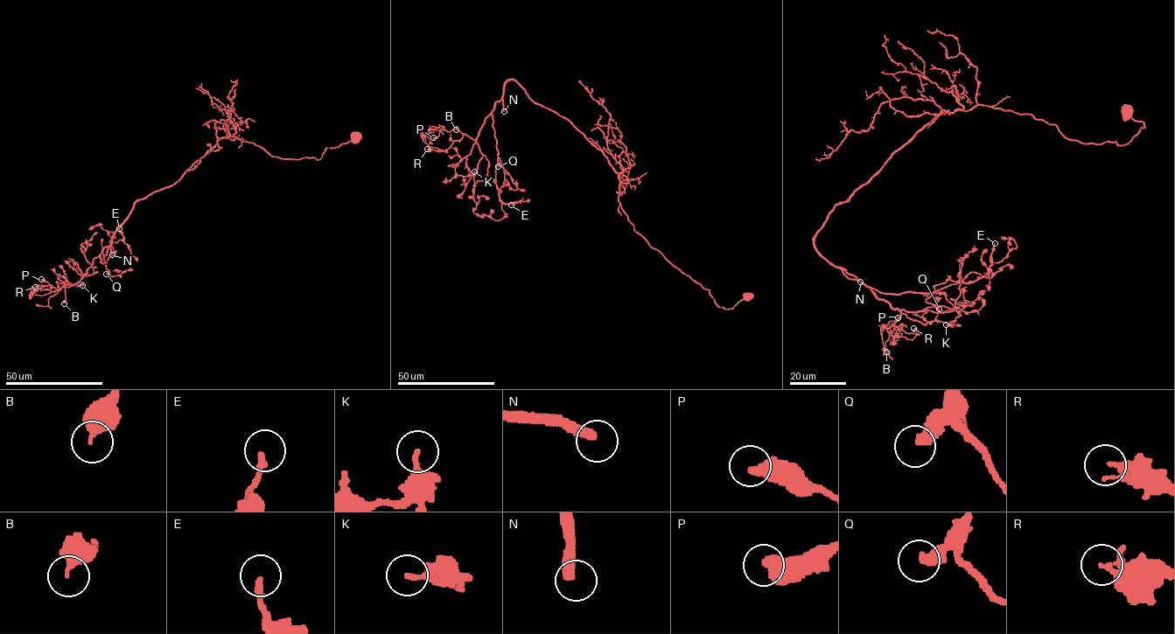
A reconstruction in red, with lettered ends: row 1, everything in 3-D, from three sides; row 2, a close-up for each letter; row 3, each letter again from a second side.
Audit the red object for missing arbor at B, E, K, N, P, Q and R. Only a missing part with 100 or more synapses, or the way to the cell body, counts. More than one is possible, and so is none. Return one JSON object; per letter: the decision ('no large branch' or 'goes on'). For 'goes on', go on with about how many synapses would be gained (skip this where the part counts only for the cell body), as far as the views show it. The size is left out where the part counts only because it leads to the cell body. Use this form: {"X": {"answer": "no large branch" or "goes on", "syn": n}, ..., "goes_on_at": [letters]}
{"B": {"answer": "no large branch"}, "E": {"answer": "no large branch"}, "K": {"answer": "no large branch"}, "N": {"answer": "goes on", "syn": 350}, "P": {"answer": "no large branch"}, "Q": {"answer": "no large branch"}, "R": {"answer": "no large branch"}, "goes_on_at": ["N"]}

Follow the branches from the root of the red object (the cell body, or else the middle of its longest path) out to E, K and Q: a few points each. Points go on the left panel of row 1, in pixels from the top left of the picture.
E: (356, 136), (319, 159), (281, 159), (227, 132), (178, 181), (135, 203), (102, 263), (119, 228)
K: (356, 136), (319, 159), (295, 159), (226, 132), (178, 181), (135, 203), (77, 283), (63, 282), (82, 285)
Q: (356, 136), (319, 159), (295, 159), (226, 132), (178, 181), (135, 203), (100, 255), (106, 274)

